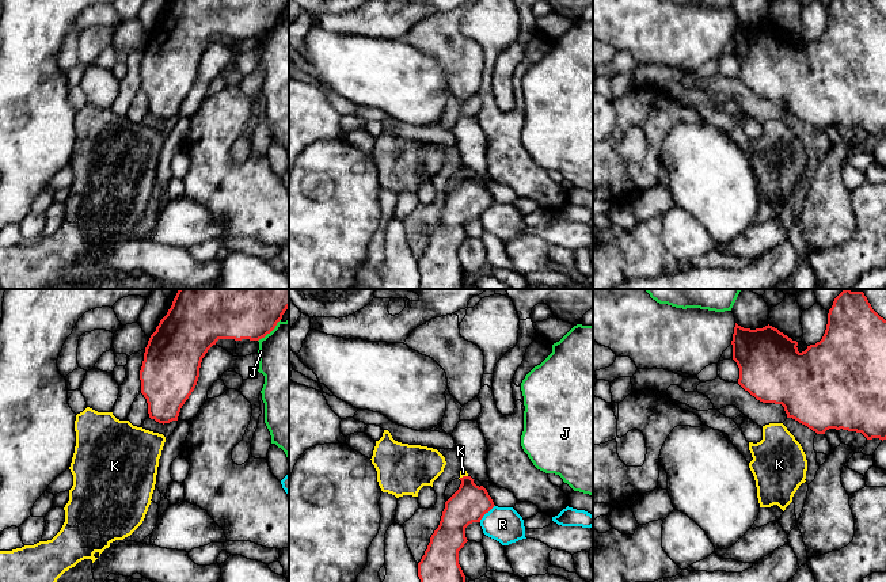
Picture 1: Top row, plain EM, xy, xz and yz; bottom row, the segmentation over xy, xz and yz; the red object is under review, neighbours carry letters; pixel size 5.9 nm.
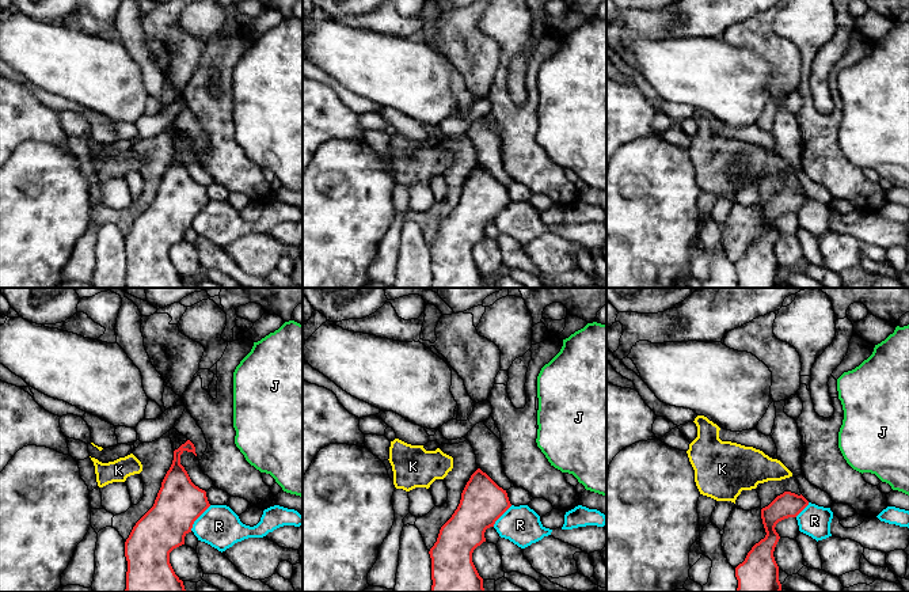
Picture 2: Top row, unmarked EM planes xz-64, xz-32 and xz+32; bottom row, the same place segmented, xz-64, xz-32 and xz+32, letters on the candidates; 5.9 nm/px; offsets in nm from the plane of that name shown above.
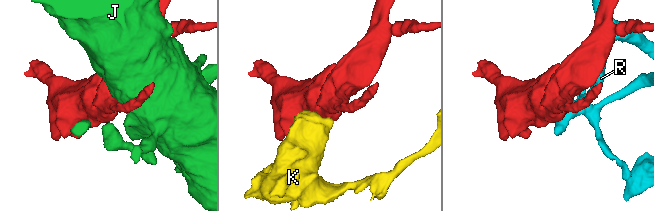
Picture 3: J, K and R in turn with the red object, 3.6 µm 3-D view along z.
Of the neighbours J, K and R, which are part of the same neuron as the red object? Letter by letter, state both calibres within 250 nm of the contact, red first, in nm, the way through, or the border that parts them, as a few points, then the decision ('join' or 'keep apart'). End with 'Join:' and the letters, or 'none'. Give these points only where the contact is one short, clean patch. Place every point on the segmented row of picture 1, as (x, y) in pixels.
J: calibres 480 and 360 nm; keep apart
K: calibres 220 and 50 nm; border xz (467, 475), (459, 478); keep apart
R: calibres 220 and 200 nm; keep apart
Join: none

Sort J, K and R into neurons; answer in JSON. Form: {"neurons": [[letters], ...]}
{"neurons": [["J"], ["K"], ["R"]]}

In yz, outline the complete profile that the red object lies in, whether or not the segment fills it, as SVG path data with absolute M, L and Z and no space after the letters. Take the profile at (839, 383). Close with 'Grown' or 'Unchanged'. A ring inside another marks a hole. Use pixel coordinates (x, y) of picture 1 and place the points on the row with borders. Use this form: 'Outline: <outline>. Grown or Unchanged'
Outline: M844 289L829 309L822 339L802 353L796 341L769 324L750 330L735 323L731 345L733 360L739 368L738 384L757 400L782 404L787 418L817 434L843 429L862 433L867 440L886 440L886 320L872 309L863 292Z. Unchanged

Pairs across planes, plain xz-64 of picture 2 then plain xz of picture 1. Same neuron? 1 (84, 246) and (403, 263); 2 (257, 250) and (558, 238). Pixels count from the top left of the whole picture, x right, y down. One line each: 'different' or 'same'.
1: different
2: different

